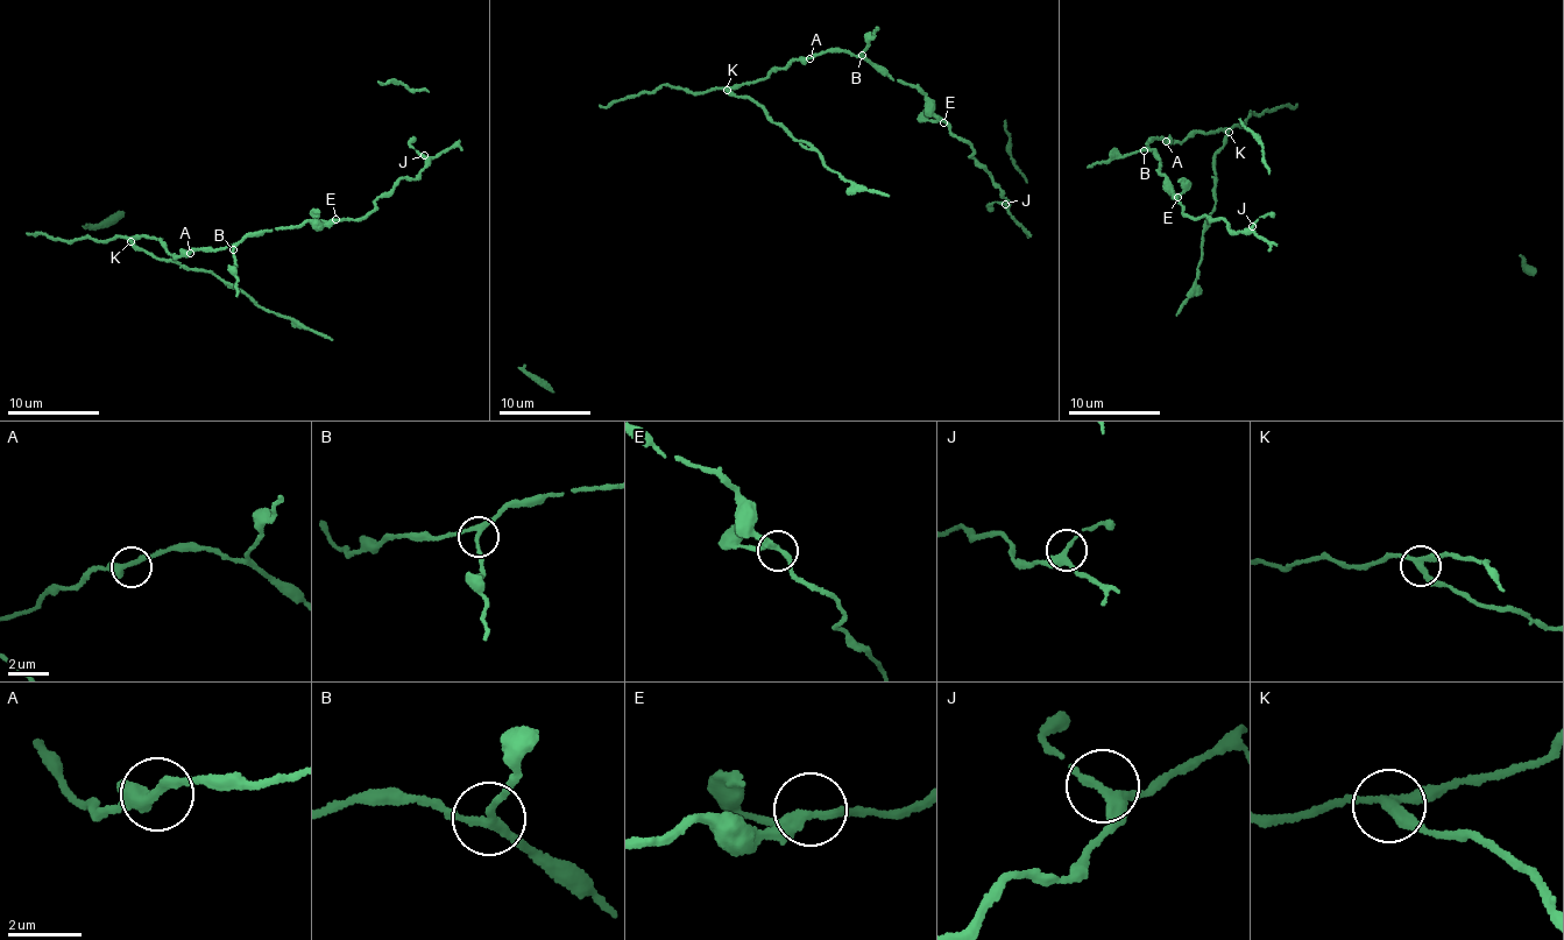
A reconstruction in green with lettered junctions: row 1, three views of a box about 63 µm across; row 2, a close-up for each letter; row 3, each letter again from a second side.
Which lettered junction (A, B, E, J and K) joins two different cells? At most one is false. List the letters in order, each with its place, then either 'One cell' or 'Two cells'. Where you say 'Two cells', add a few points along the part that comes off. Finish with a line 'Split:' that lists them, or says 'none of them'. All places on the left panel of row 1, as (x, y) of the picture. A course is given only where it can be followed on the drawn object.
A: Place: (190, 253). One cell
B: Place: (233, 249). One cell
E: Place: (335, 219). One cell
J: Place: (424, 155). One cell
K: Place: (131, 241). Two cells. Course of the part to remove: (131, 241), (189, 268), (214, 274), (261, 305), (333, 339)
Split: K

